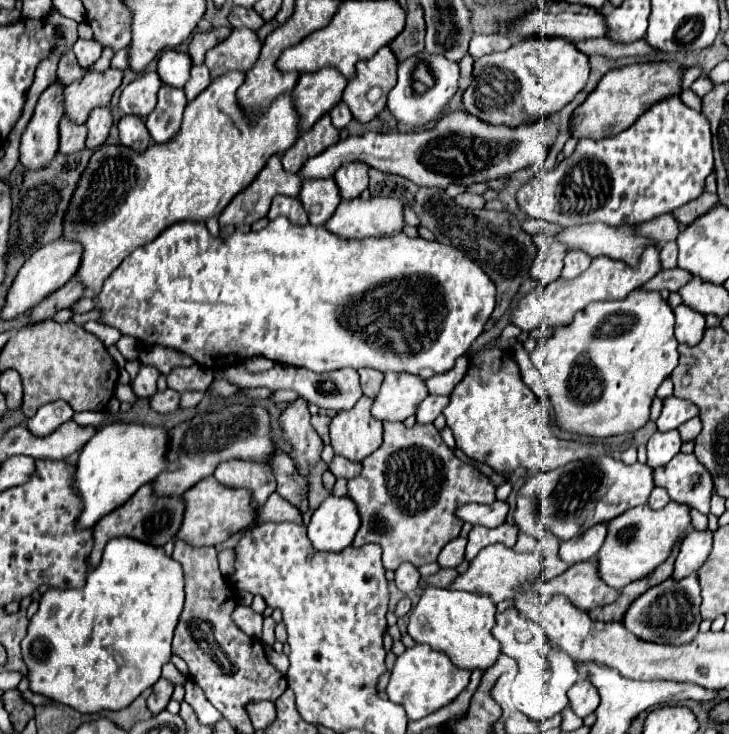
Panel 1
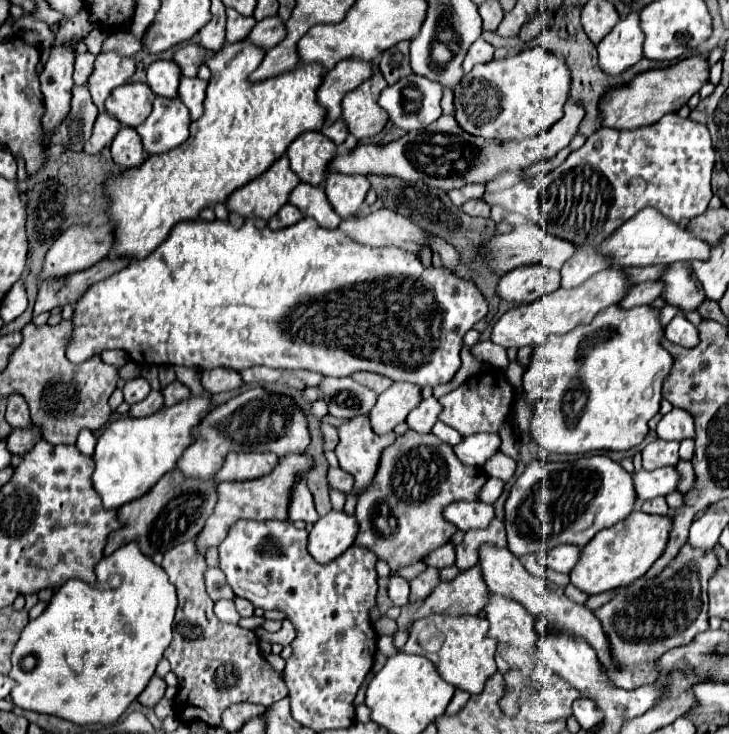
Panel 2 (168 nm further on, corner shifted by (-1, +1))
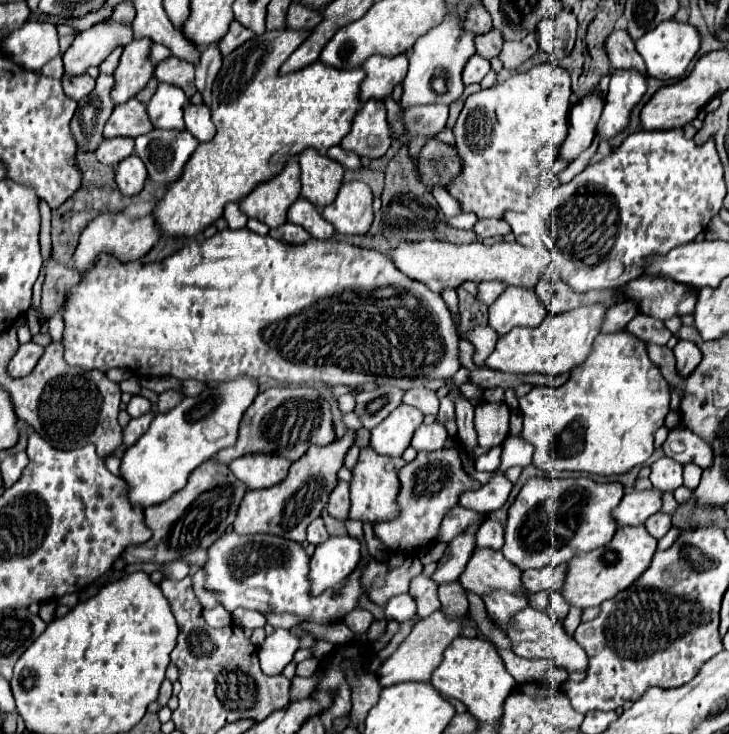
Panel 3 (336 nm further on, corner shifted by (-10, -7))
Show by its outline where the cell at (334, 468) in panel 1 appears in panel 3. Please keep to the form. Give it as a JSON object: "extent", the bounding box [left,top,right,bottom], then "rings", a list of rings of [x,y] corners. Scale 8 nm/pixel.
{"extent":[328,481,350,521],"rings":[[[338,481],[336,489],[330,495],[328,501],[328,515],[332,515],[338,521],[344,521],[348,517],[348,509],[350,509],[350,495],[348,495],[348,483],[346,481]]]}

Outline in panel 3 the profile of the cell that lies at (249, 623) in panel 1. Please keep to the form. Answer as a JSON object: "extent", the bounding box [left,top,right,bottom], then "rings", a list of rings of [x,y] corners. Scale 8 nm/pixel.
{"extent":[202,605,230,627],"rings":[[[216,605],[214,609],[204,609],[202,617],[210,627],[224,627],[230,623],[230,613],[220,605]]]}

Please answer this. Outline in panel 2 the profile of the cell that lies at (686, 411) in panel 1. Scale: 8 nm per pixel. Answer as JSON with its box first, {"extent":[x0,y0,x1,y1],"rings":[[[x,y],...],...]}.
{"extent":[657,407,695,441],"rings":[[[673,407],[657,425],[657,435],[667,441],[683,441],[687,437],[695,437],[693,417],[679,407]]]}

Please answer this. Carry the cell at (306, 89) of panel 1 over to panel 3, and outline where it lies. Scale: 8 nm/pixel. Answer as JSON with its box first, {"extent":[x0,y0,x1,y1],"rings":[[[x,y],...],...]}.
{"extent":[360,55,408,101],"rings":[[[374,55],[364,61],[362,65],[366,69],[366,79],[360,87],[360,101],[368,99],[384,99],[392,93],[392,89],[402,83],[408,71],[408,57],[396,55],[396,57],[384,57]]]}

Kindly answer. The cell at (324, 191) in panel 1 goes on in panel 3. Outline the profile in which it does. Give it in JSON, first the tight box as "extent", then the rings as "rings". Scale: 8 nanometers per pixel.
{"extent":[286,197,334,239],"rings":[[[302,197],[294,205],[290,205],[286,213],[286,221],[304,227],[312,239],[328,239],[334,235],[334,227],[320,217],[318,209],[310,205],[310,201]]]}

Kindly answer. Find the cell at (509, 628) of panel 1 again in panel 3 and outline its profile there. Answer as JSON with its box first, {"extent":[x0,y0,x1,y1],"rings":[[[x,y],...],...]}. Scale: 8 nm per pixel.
{"extent":[482,591,528,623],"rings":[[[490,591],[490,595],[482,595],[482,599],[486,605],[486,611],[500,623],[506,623],[516,611],[528,605],[524,597],[510,595],[508,591]]]}

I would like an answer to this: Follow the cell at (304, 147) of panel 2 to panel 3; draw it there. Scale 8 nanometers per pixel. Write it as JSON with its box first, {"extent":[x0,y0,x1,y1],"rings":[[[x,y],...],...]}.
{"extent":[300,149,344,209],"rings":[[[306,149],[300,153],[300,169],[302,169],[302,191],[300,197],[316,205],[318,209],[330,205],[336,197],[344,169],[340,163],[320,155],[314,149]]]}

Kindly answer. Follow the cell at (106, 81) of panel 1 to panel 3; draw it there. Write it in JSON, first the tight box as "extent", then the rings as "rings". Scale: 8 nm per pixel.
{"extent":[112,39,154,103],"rings":[[[136,39],[124,47],[120,65],[114,73],[116,87],[112,91],[114,103],[124,103],[134,97],[154,75],[154,63],[150,61],[150,39]]]}

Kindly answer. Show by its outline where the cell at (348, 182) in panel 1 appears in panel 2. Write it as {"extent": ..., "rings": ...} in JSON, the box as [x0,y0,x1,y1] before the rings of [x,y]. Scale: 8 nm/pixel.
{"extent":[325,173,369,219],"rings":[[[329,173],[325,193],[331,207],[345,219],[357,213],[369,191],[369,179],[363,175],[341,175]]]}

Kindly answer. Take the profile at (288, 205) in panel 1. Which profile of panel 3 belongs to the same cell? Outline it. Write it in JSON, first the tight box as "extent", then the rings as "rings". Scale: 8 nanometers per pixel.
{"extent":[268,223,310,245],"rings":[[[284,223],[284,225],[276,227],[276,229],[270,229],[268,235],[274,237],[274,239],[284,241],[288,245],[302,245],[302,243],[306,243],[310,239],[310,235],[302,227],[292,225],[292,223]]]}

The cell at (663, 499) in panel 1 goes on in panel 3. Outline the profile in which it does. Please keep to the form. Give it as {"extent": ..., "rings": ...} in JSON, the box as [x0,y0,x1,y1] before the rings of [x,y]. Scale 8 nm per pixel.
{"extent":[644,511,672,539],"rings":[[[658,511],[658,513],[654,513],[654,515],[644,523],[644,527],[646,527],[646,531],[648,531],[654,539],[662,539],[662,537],[670,531],[670,527],[672,527],[670,515]]]}

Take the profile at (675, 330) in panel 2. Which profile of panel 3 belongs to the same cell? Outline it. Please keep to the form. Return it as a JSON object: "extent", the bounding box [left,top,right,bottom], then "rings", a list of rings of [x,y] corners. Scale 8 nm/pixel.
{"extent":[674,341,702,377],"rings":[[[678,341],[678,345],[674,347],[674,355],[676,355],[676,371],[684,377],[688,377],[702,359],[700,349],[690,341]]]}

